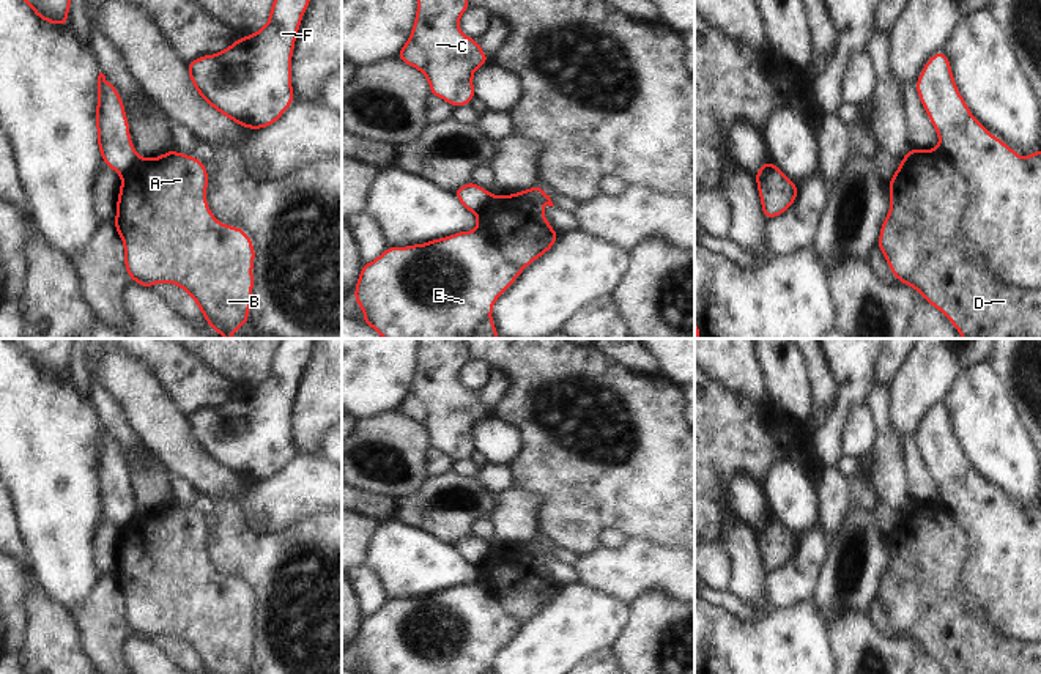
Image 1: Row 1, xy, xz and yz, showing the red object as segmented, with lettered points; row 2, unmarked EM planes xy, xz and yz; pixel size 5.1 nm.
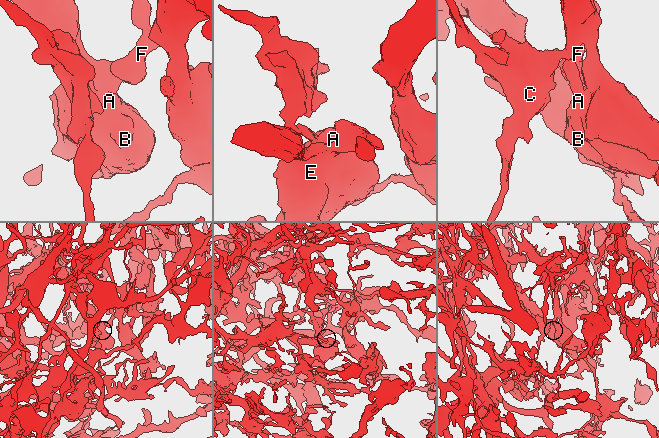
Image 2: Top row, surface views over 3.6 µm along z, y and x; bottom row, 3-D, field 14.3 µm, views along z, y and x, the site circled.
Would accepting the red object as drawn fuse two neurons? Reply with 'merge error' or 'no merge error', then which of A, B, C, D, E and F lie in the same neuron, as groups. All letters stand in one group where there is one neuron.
merge error; A B D / C E F

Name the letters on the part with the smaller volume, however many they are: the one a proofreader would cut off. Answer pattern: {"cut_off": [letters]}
{"cut_off": ["A", "B", "D"]}

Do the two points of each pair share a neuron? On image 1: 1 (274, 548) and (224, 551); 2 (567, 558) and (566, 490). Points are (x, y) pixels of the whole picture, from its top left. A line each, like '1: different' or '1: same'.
1: same
2: different

